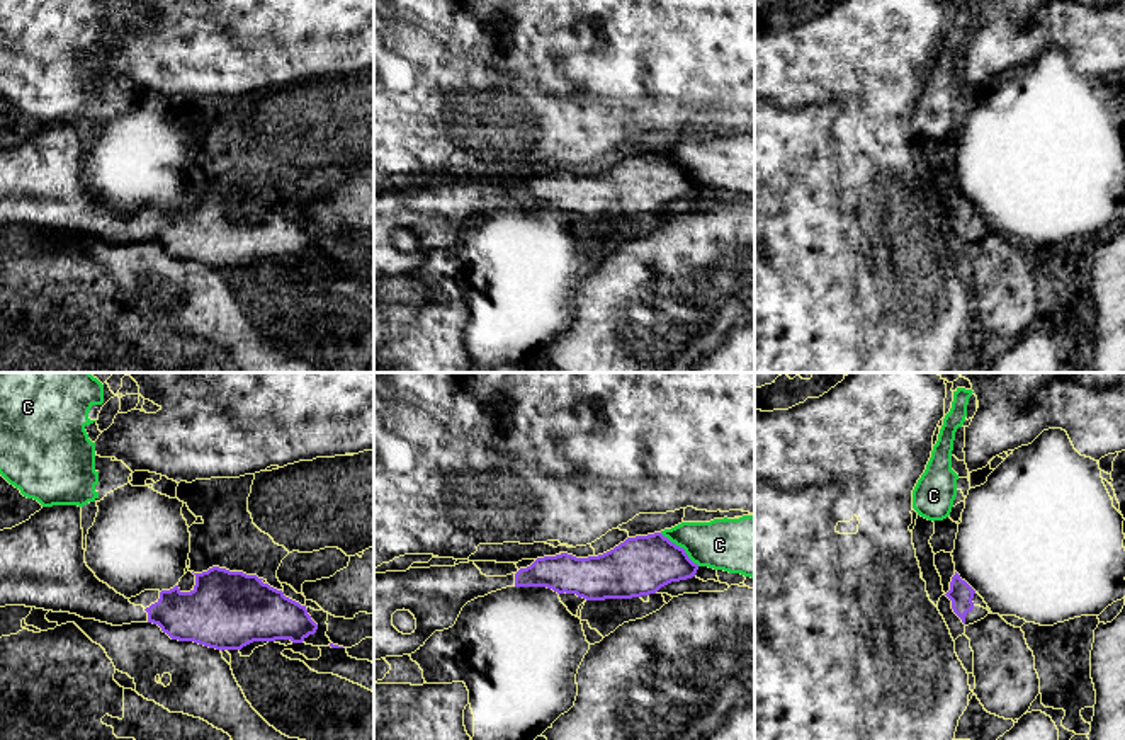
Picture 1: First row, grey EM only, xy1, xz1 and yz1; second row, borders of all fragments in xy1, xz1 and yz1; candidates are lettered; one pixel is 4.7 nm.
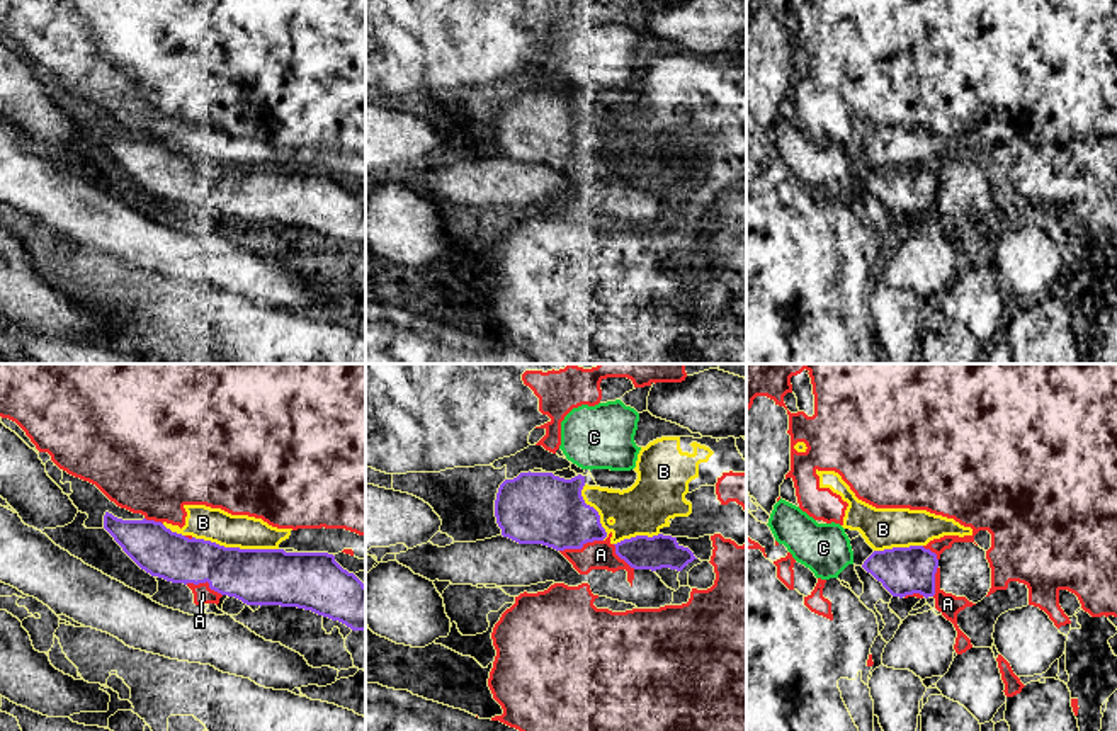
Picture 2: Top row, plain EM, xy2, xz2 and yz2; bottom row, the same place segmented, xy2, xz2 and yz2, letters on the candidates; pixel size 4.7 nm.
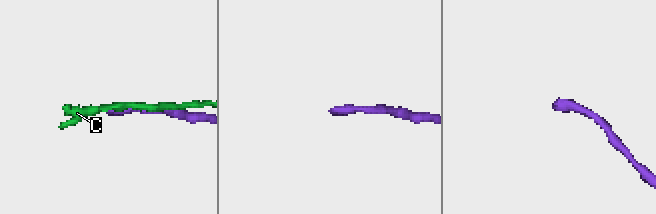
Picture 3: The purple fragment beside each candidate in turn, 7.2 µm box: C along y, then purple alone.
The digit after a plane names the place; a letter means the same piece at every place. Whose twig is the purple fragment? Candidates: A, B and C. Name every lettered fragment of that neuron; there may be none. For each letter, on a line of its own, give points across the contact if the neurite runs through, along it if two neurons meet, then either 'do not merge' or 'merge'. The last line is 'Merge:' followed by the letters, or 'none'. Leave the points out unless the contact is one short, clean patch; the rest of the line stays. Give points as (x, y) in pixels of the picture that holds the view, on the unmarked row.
A: do not merge
B: do not merge
C: do not merge
Merge: none

